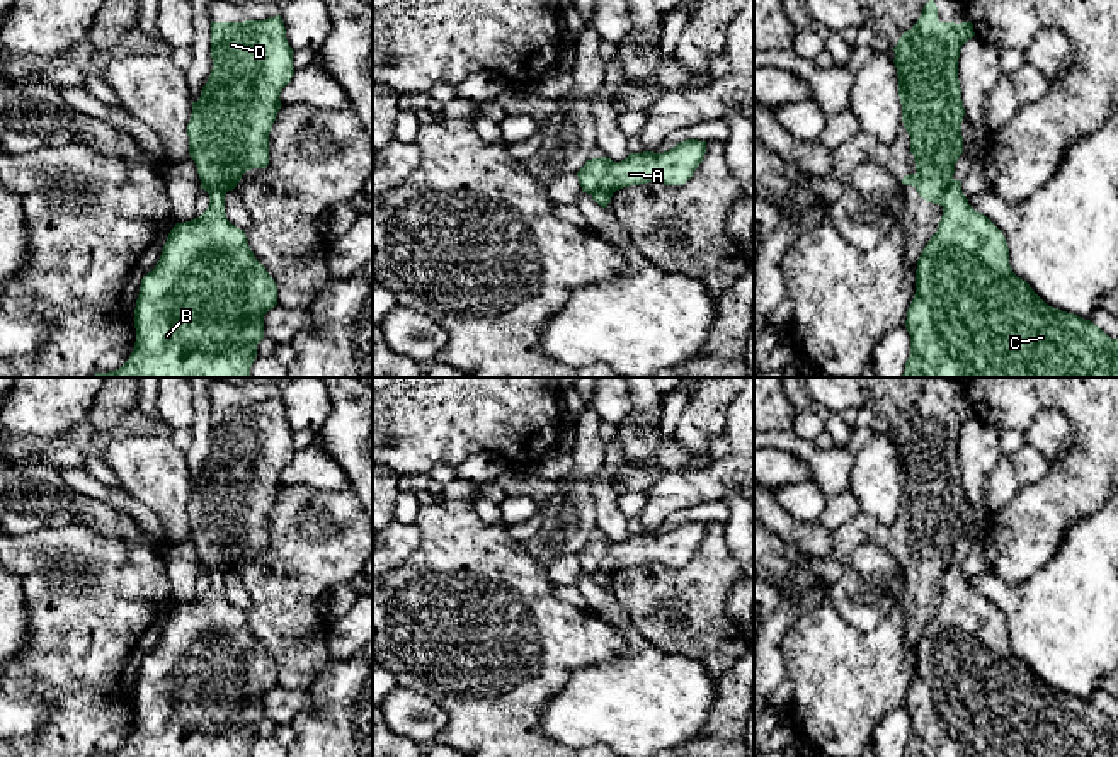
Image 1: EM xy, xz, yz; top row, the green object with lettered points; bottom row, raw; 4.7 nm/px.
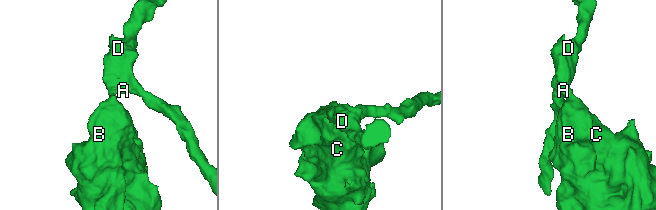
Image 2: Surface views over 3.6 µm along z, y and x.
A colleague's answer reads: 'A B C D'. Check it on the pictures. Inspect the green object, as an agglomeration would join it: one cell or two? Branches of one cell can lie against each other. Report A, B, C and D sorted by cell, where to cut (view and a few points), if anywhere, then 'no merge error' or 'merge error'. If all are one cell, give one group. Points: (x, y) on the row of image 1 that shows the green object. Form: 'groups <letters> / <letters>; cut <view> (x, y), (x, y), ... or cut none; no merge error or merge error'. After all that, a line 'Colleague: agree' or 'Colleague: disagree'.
groups A D / B C; cut yz (953, 179), (941, 204); merge error
Colleague: disagree

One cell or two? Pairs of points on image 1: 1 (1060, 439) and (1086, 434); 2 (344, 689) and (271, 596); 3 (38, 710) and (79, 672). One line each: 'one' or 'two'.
1: two
2: two
3: two

